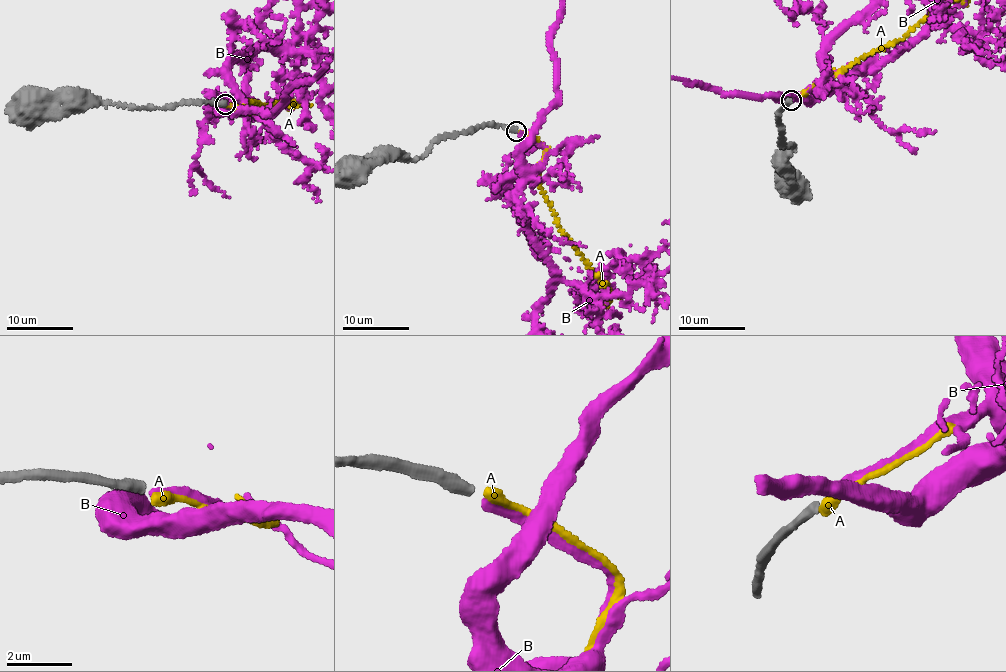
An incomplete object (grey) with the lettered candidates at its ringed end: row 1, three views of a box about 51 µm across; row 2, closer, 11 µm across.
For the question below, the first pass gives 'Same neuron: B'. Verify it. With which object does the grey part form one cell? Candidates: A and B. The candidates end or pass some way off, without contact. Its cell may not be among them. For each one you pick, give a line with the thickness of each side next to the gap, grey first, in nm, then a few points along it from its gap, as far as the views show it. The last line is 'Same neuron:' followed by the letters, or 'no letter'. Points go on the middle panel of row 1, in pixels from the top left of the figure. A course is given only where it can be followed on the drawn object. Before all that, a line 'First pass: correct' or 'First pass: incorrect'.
First pass: correct
B: 320/300 nm
Same neuron: B

